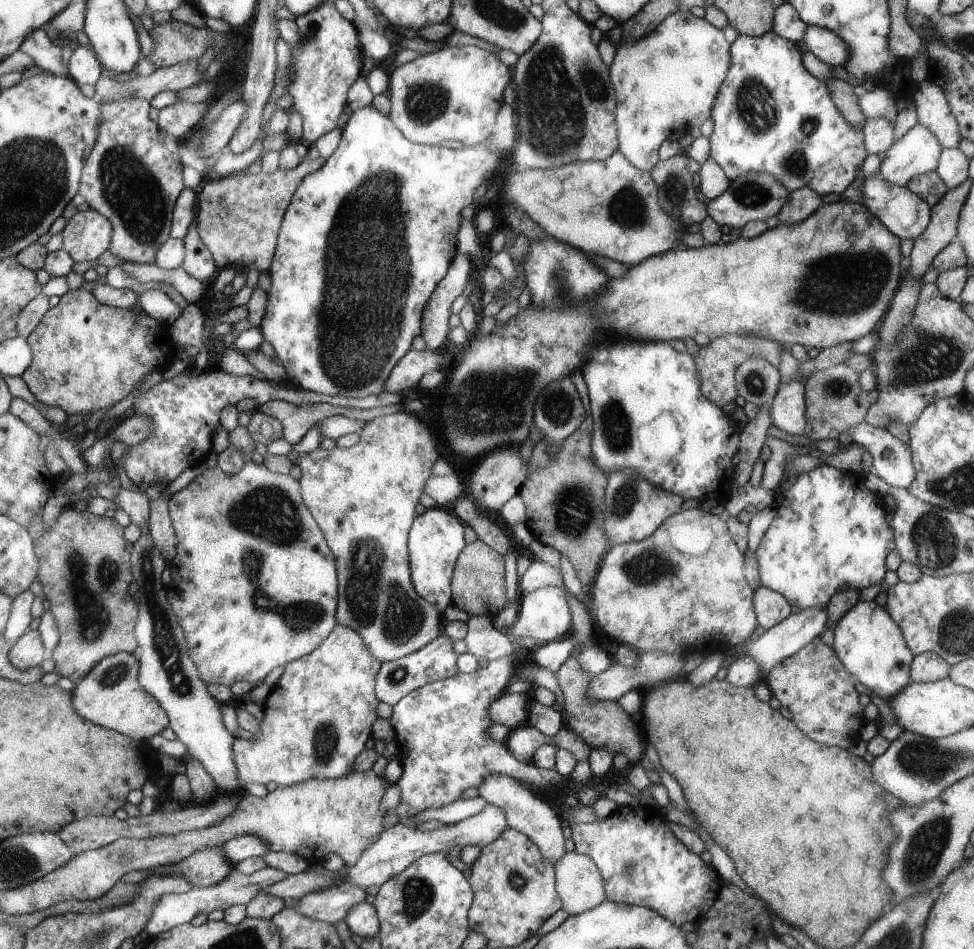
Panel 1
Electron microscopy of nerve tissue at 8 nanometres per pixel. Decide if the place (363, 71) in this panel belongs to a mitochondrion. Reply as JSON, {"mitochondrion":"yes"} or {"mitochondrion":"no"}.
{"mitochondrion":"no"}

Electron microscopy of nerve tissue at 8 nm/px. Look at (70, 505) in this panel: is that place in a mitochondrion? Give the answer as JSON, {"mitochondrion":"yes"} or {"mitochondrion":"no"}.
{"mitochondrion":"no"}

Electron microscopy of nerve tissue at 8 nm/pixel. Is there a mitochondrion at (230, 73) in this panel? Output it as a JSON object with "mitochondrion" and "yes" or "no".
{"mitochondrion":"no"}

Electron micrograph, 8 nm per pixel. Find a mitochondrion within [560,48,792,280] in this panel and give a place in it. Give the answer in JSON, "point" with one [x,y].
{"point":[754,103]}

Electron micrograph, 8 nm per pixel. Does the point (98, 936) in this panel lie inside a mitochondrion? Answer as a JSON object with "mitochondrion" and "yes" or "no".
{"mitochondrion":"yes"}

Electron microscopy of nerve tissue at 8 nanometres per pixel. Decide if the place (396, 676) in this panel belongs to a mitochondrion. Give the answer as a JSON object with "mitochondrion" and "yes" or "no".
{"mitochondrion":"yes"}

